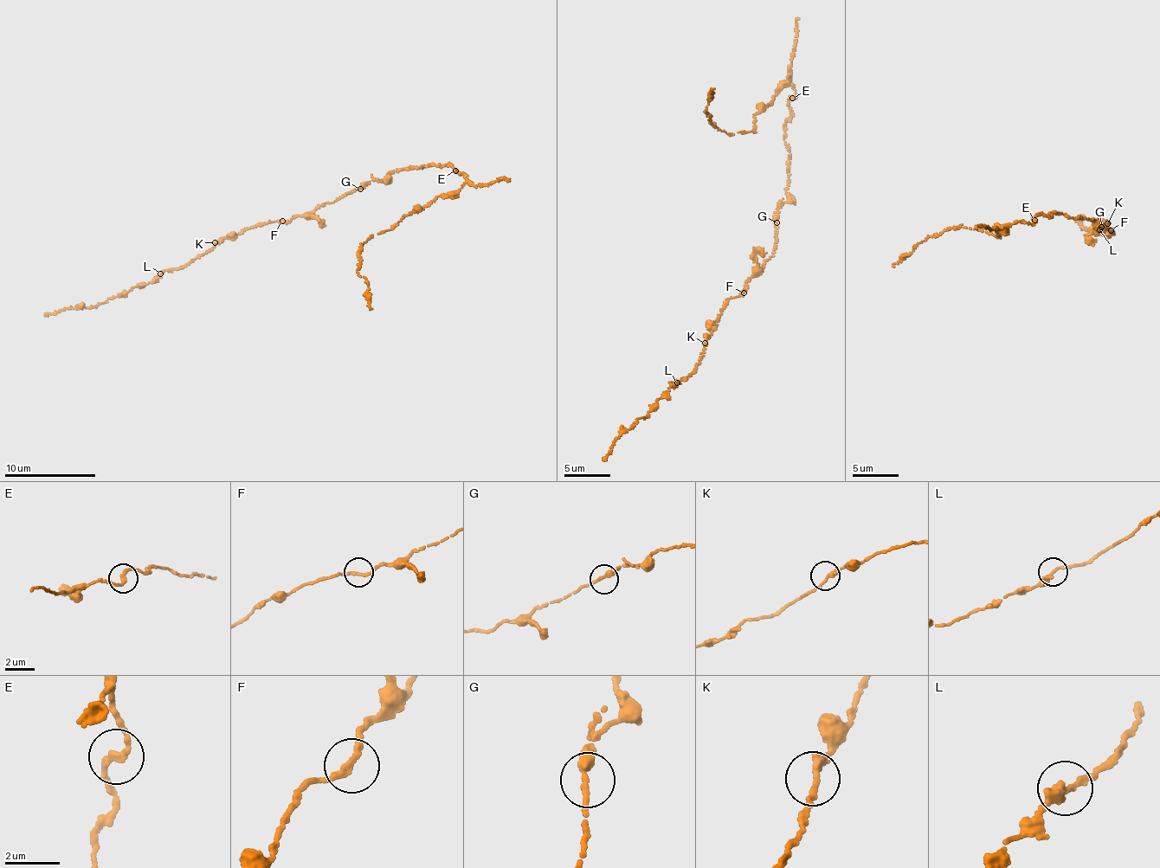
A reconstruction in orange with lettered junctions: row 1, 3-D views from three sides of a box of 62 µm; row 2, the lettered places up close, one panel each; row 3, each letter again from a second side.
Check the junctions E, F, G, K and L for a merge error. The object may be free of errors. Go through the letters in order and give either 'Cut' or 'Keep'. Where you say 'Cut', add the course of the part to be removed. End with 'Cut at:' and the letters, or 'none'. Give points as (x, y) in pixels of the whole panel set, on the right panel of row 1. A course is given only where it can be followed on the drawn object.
E: Keep
F: Keep
G: Keep
K: Keep
L: Keep
Cut at: none

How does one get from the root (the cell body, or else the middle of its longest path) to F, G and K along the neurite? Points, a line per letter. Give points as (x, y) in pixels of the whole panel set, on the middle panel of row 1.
F: (781, 208), (775, 225), (777, 233), (772, 256), (763, 260), (761, 272), (748, 278), (744, 292)
G: (781, 208), (776, 222)
K: (781, 208), (772, 256), (763, 260), (761, 272), (748, 278), (737, 297), (726, 299), (705, 343)

